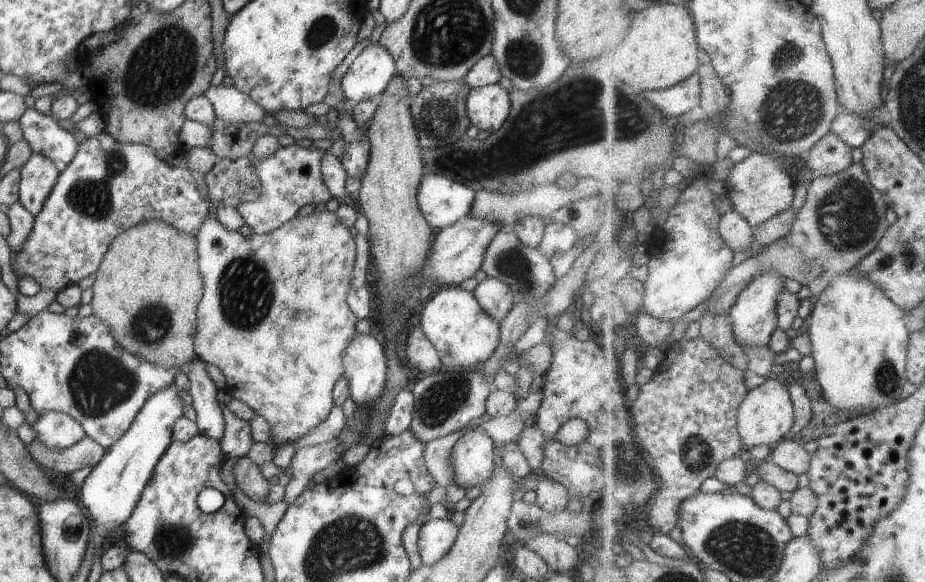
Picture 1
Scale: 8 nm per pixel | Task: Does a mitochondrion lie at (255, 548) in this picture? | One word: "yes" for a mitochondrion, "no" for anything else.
no

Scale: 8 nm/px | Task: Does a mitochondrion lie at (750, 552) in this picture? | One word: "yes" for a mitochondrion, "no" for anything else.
yes

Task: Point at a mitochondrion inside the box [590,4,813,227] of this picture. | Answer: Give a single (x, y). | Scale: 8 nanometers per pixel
(791, 53)

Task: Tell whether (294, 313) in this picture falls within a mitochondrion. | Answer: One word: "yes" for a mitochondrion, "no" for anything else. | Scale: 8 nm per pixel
yes

